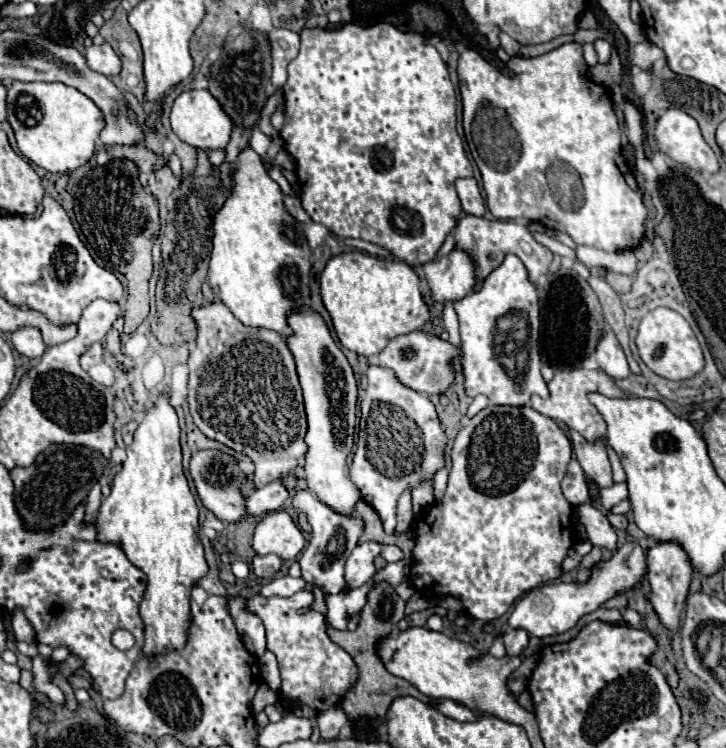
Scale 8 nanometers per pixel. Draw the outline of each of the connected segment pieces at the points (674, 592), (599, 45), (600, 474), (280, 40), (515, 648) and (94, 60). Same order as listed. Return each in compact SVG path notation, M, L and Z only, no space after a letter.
M656 544L648 550L648 560L646 560L646 578L650 584L650 594L648 600L658 614L662 626L668 630L668 634L678 634L680 622L682 622L682 610L684 602L688 596L688 586L692 578L692 566L688 564L688 556L684 556L684 550L678 544Z
M596 40L594 42L594 48L596 48L596 54L598 54L598 62L600 64L608 64L610 62L610 42L606 40Z
M570 430L570 440L576 452L576 460L580 462L584 474L592 478L600 488L614 486L610 460L604 448L600 448L600 444L588 444L578 432L572 432L572 430Z
M272 28L268 32L272 48L272 86L280 88L286 82L286 66L296 58L300 50L300 36L284 28Z
M524 630L504 632L504 644L506 644L508 656L520 656L524 652L524 648L528 646L528 634Z
M100 44L100 46L90 46L84 54L86 58L86 64L94 70L94 72L100 72L104 76L116 76L120 74L122 70L122 64L120 64L120 56L112 50L110 44Z

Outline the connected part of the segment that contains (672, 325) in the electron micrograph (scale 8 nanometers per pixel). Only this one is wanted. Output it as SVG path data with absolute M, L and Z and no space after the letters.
M656 308L642 318L638 334L636 334L636 346L644 364L652 372L668 380L688 380L704 368L704 356L696 340L696 334L692 332L684 316L680 316L678 312L670 308Z

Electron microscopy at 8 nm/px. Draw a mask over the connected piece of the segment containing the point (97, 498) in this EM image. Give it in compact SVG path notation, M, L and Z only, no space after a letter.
M96 482L86 498L86 522L92 522L100 510L100 502L102 502L102 492L100 492L100 482Z

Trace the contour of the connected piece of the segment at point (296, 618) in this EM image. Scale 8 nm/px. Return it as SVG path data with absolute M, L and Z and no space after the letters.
M300 590L288 598L252 596L246 600L246 610L256 614L266 628L266 648L274 652L278 660L282 676L280 696L286 700L286 706L290 706L292 700L300 700L316 712L322 712L338 704L344 692L352 688L352 684L356 682L356 664L346 650L330 640L330 636L326 634L324 616L320 612L298 612L300 608L310 606L312 600L312 594L306 590Z

